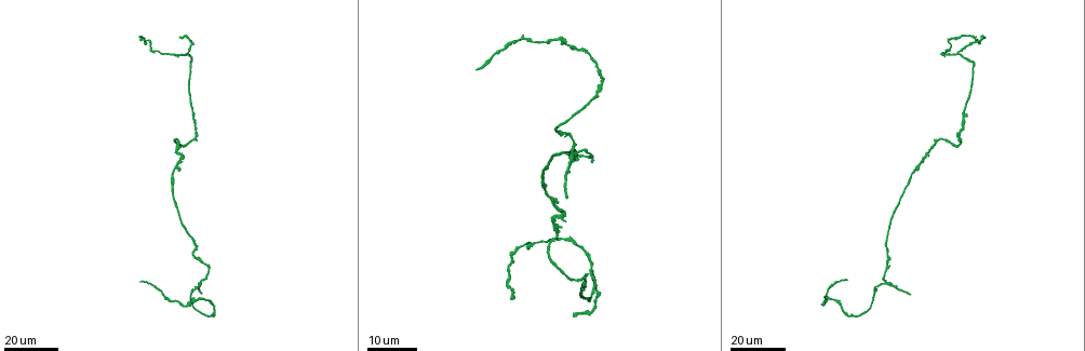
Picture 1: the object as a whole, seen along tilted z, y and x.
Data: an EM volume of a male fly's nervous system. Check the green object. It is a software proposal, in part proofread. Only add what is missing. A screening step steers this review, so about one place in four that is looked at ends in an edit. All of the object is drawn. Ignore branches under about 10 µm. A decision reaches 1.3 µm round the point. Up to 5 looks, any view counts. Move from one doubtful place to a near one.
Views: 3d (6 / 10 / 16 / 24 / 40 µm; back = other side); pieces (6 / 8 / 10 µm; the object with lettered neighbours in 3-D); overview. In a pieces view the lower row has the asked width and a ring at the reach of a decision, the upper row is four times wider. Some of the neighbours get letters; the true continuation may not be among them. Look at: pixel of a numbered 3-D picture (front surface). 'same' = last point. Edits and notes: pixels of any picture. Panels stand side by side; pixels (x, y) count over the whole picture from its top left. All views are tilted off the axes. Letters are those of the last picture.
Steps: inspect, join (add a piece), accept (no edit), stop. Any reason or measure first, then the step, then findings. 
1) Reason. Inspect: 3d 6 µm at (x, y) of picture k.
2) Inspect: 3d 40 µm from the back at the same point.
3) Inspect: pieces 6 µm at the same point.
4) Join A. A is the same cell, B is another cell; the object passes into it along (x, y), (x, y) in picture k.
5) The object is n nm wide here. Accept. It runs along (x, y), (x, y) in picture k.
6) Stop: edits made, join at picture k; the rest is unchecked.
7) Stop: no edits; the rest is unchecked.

Branch stops here. Inspect: 3d 24 µm at (139, 282) of picture 1.

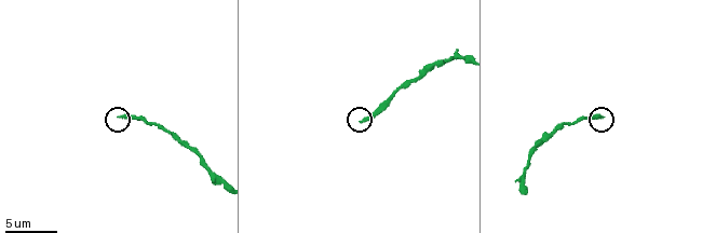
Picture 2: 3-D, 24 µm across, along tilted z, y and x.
Inspect: pieces 10 µm at (363, 120) of picture 2.

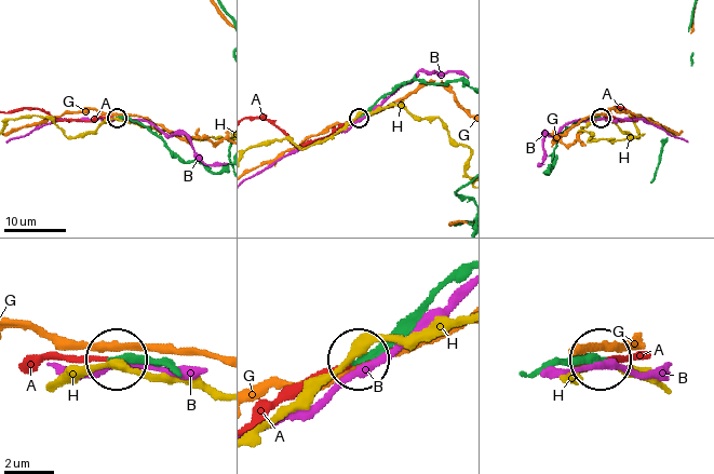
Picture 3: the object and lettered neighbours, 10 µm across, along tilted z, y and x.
Join A. A is the same cell, B, G and H are other cells; the object passes into it along (415, 310), (375, 347), (282, 390), (257, 412) in picture 3; it goes on there.

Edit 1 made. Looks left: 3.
Inspect: overview.

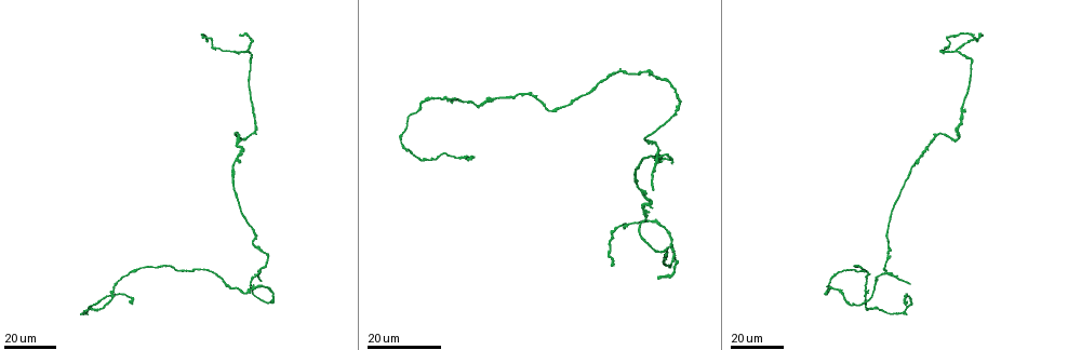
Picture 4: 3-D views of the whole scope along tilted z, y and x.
Free end. Inspect: 3d 24 µm at (890, 258) of picture 4.

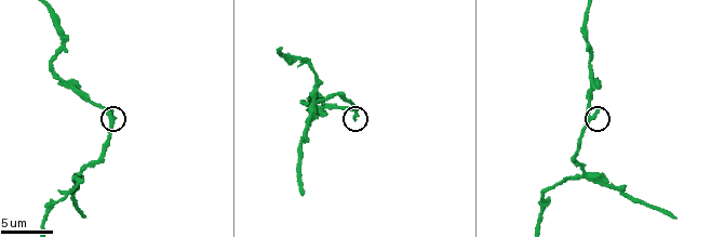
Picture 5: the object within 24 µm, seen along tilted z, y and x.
What lies round it. Inspect: pieces 10 µm at (355, 120) of picture 5.

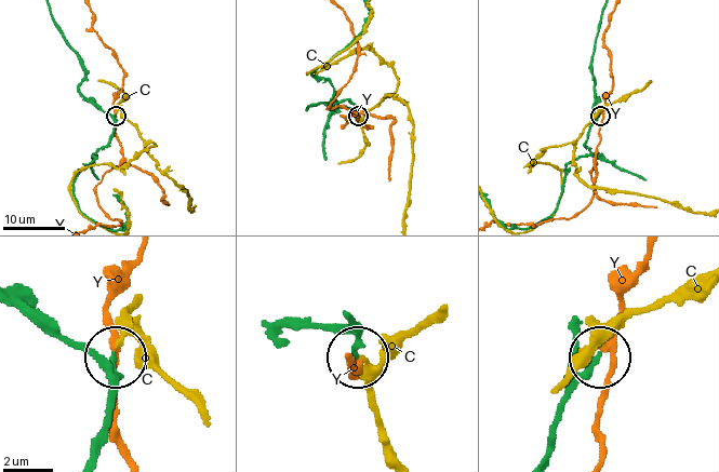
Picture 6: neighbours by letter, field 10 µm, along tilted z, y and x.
The object is 190 nm wide here. Accept. C and Y are other cells; it runs along (15, 296), (112, 373), (118, 358) in picture 6; no lettered piece goes on from it.

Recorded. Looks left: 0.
Stop: edits made, join at picture 3; the rest is unchecked.

